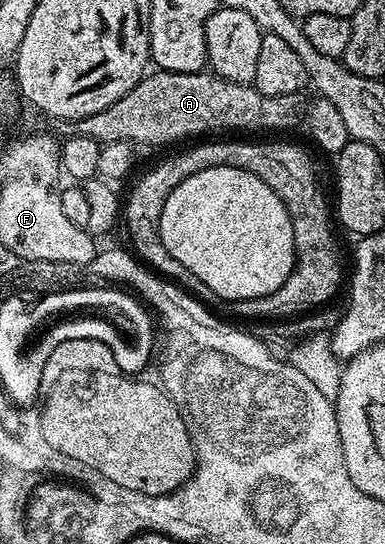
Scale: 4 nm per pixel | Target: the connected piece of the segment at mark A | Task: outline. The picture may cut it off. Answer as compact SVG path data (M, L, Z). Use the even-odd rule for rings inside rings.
M156 69L155 74L148 73L146 76L140 77L139 83L129 91L125 96L121 96L121 100L117 100L113 104L109 104L109 108L101 108L101 112L93 112L93 116L85 116L84 118L76 118L73 122L74 133L81 136L87 136L93 141L100 144L105 142L130 142L136 147L139 146L167 146L170 142L179 142L182 138L191 138L187 140L195 140L200 136L211 136L214 130L248 130L248 135L259 136L262 130L287 130L290 126L300 125L301 119L305 114L304 103L299 103L301 100L299 94L286 94L285 96L265 96L253 84L246 82L230 82L224 78L220 78L214 72L200 72L198 74L182 74L181 72L169 72L168 70Z

